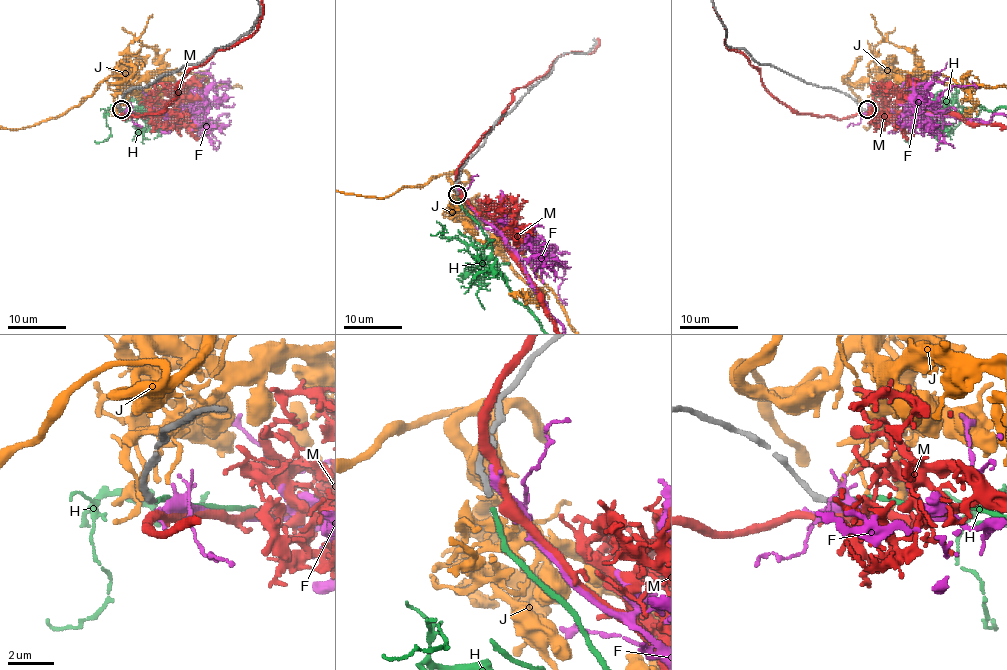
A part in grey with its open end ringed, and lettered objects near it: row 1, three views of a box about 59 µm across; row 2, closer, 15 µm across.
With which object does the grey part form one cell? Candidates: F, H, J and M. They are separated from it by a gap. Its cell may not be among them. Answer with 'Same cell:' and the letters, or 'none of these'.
Same cell: H

